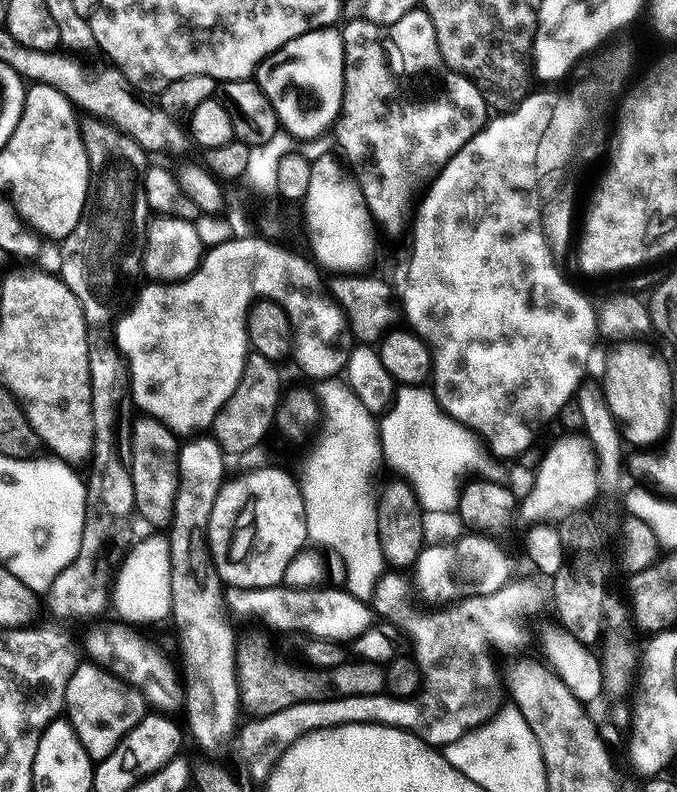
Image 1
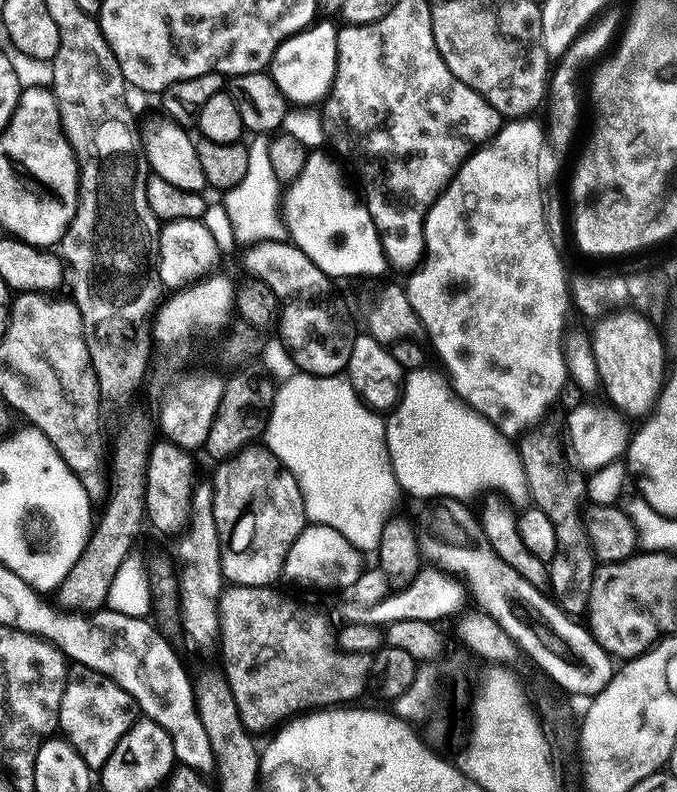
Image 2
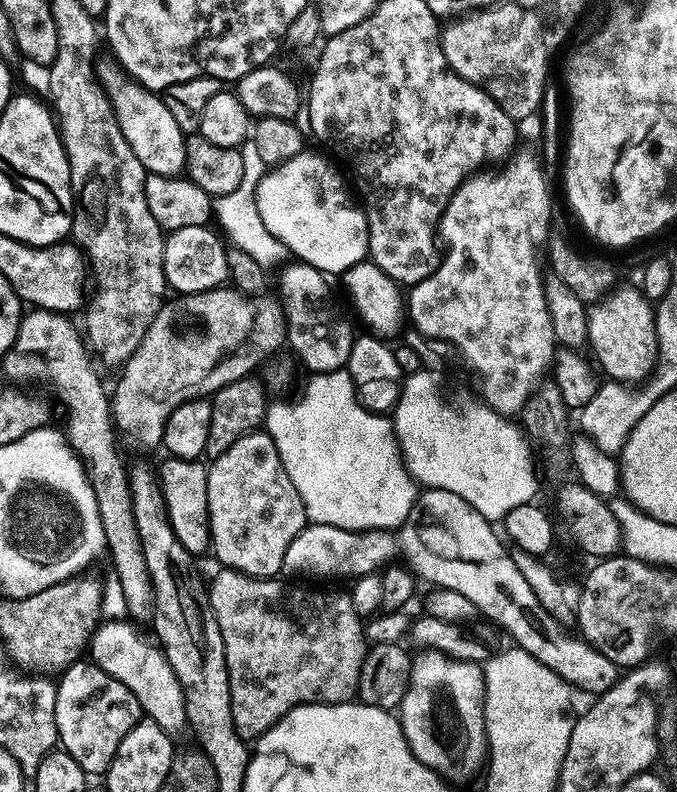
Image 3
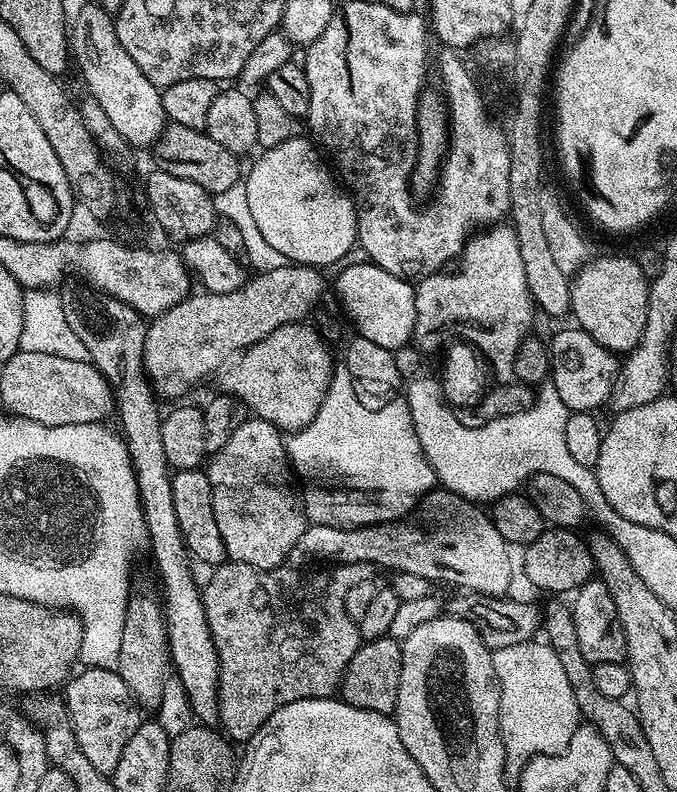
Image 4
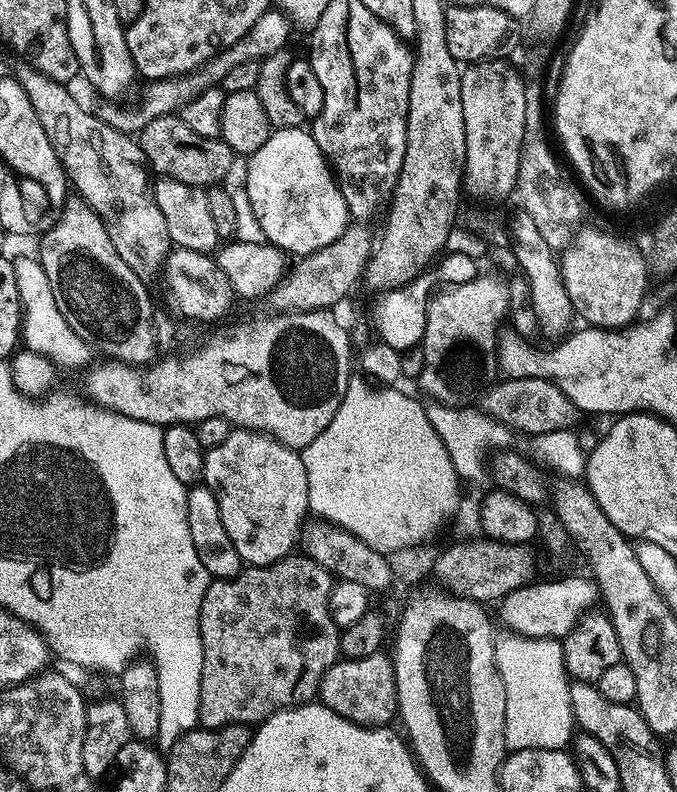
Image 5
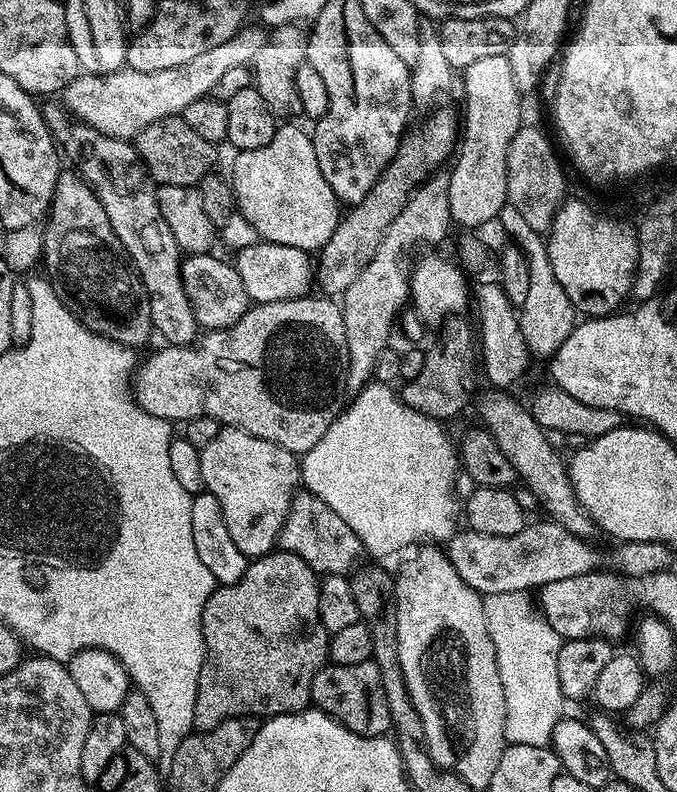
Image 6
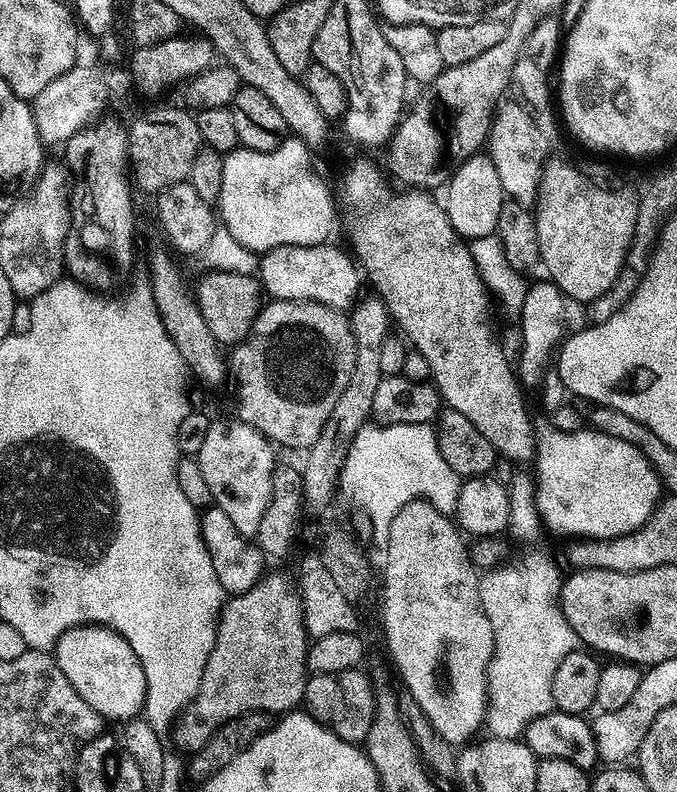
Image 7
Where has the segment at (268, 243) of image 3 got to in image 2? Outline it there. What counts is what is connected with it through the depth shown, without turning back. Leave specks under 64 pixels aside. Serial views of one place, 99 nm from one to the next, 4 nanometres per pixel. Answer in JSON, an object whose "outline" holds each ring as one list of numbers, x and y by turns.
{"outline":[[248,144,248,153,252,156,252,168,246,166,246,178,238,186,227,189,224,196,224,212,228,215,228,224,232,227,232,236,243,246,266,243,271,240,283,241,287,235,278,203,282,196,282,184,274,178,274,170,268,168,270,156,264,156,265,148]]}

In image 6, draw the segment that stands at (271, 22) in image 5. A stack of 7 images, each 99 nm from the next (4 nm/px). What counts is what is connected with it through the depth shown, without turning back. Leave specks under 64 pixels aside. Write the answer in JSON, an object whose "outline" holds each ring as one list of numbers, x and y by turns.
{"outline":[[241,28,234,38,222,42,222,46,213,46,211,50,198,54,194,62,186,62,186,66,170,66,170,70,149,72,125,66,104,76,81,73,70,86,64,88,62,102,75,119,104,136,135,141,136,136,146,130,146,126,171,116,180,116,190,102,198,102,198,98,212,95,214,86,229,69,251,65,258,50,262,50,268,40,268,32,260,28]]}

